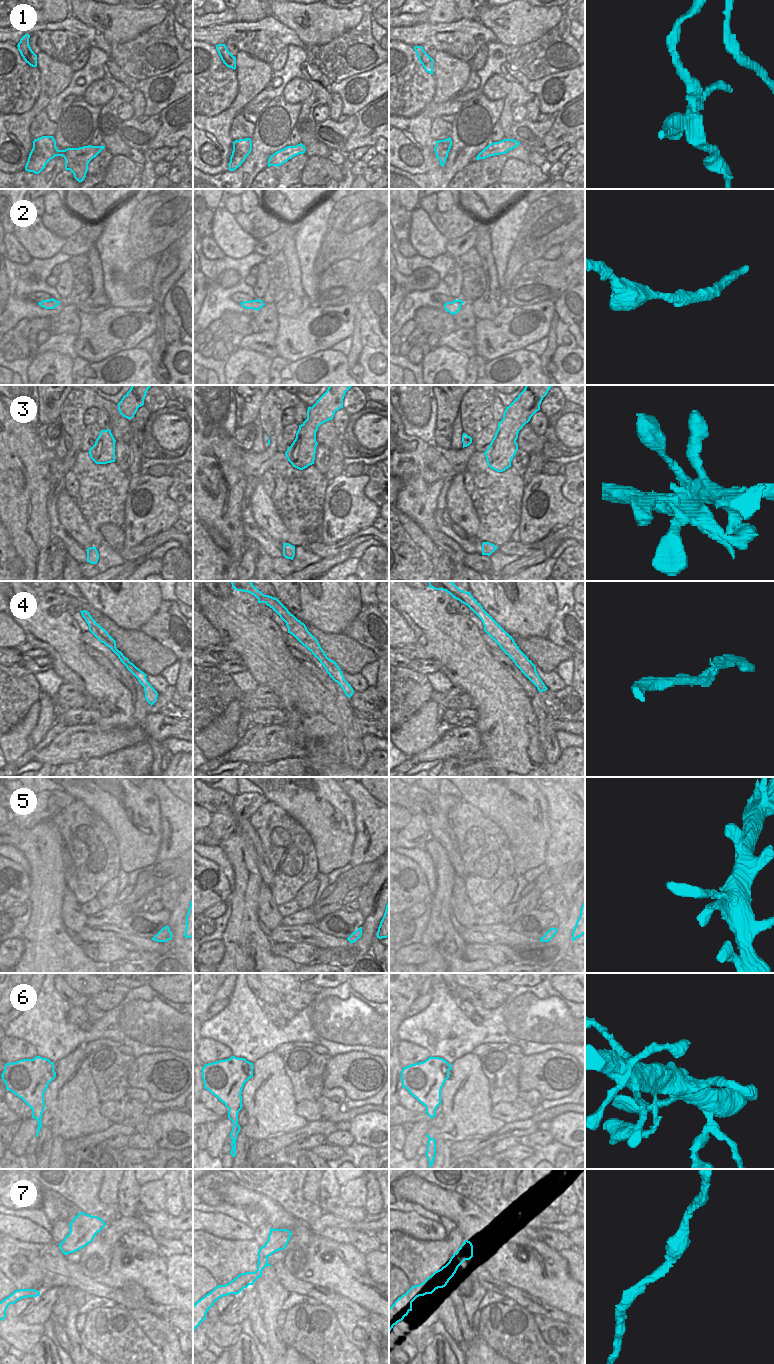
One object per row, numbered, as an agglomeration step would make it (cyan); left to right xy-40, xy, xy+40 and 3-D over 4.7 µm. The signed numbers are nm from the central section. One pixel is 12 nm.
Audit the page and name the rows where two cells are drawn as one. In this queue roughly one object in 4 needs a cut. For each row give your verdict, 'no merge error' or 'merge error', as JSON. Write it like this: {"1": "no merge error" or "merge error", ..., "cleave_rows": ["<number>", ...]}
{"1": "merge error", "2": "no merge error", "3": "no merge error", "4": "no merge error", "5": "no merge error", "6": "no merge error", "7": "no merge error", "cleave_rows": ["1"]}

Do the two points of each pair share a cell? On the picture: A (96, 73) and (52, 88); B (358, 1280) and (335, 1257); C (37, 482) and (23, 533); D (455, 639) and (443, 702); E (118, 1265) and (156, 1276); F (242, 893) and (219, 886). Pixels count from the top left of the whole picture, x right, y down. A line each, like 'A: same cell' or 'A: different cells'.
A: different cells
B: same cell
C: same cell
D: different cells
E: same cell
F: different cells

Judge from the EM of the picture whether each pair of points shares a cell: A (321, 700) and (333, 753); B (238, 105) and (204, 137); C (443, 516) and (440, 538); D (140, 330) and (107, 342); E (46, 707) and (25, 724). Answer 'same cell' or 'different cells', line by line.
A: same cell
B: same cell
C: different cells
D: same cell
E: different cells

